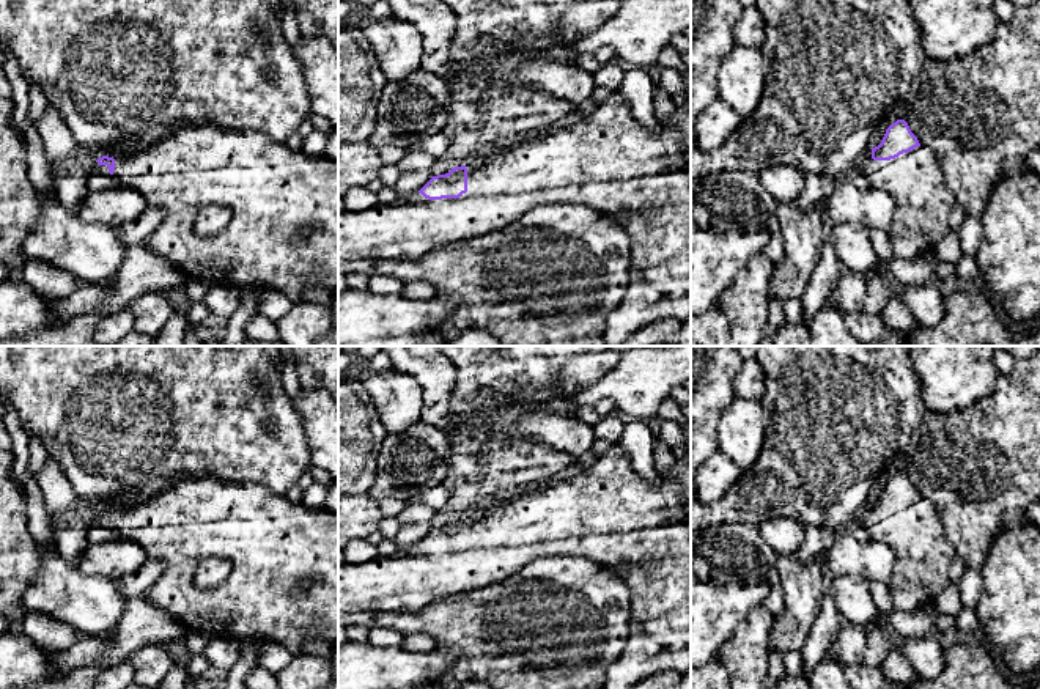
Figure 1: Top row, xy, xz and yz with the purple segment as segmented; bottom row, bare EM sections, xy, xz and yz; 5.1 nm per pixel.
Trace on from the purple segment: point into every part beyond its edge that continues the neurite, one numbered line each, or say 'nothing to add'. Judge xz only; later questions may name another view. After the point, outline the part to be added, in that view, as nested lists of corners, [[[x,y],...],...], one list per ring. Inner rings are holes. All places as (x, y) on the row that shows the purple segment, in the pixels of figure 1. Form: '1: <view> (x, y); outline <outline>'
1: xz (609, 162); outline [[[614,91],[603,104],[598,105],[598,109],[590,116],[587,116],[585,120],[582,120],[581,123],[571,127],[557,131],[554,134],[543,134],[538,137],[526,138],[522,143],[507,149],[499,156],[486,157],[474,164],[467,164],[466,165],[467,192],[463,193],[459,198],[428,200],[422,193],[414,192],[406,198],[398,198],[393,203],[378,203],[363,211],[345,209],[343,212],[338,214],[338,263],[351,263],[356,260],[373,260],[373,261],[415,260],[447,244],[467,241],[472,238],[483,236],[489,231],[500,230],[538,204],[581,203],[599,212],[623,214],[625,228],[629,236],[629,250],[631,250],[629,285],[626,288],[621,304],[607,318],[607,326],[604,329],[606,344],[621,346],[644,326],[655,322],[656,319],[675,318],[684,322],[691,318],[691,165],[688,164],[686,159],[686,154],[689,151],[691,151],[691,98],[683,105],[677,107],[670,118],[661,121],[661,131],[658,134],[651,134],[648,129],[640,126],[639,121],[632,116],[626,98],[620,91]]]

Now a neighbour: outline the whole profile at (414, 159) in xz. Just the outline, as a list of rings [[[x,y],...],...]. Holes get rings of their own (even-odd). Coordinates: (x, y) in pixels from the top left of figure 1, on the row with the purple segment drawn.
[[[408,149],[396,164],[401,173],[430,170],[437,159],[420,149]]]

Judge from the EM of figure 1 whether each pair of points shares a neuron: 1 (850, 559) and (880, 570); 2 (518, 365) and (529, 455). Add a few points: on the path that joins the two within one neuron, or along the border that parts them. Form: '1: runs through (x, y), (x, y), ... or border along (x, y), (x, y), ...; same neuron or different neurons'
1: runs through (858, 559), (869, 559), (872, 562); same neuron
2: runs through (501, 390), (501, 438), (504, 441); same neuron

